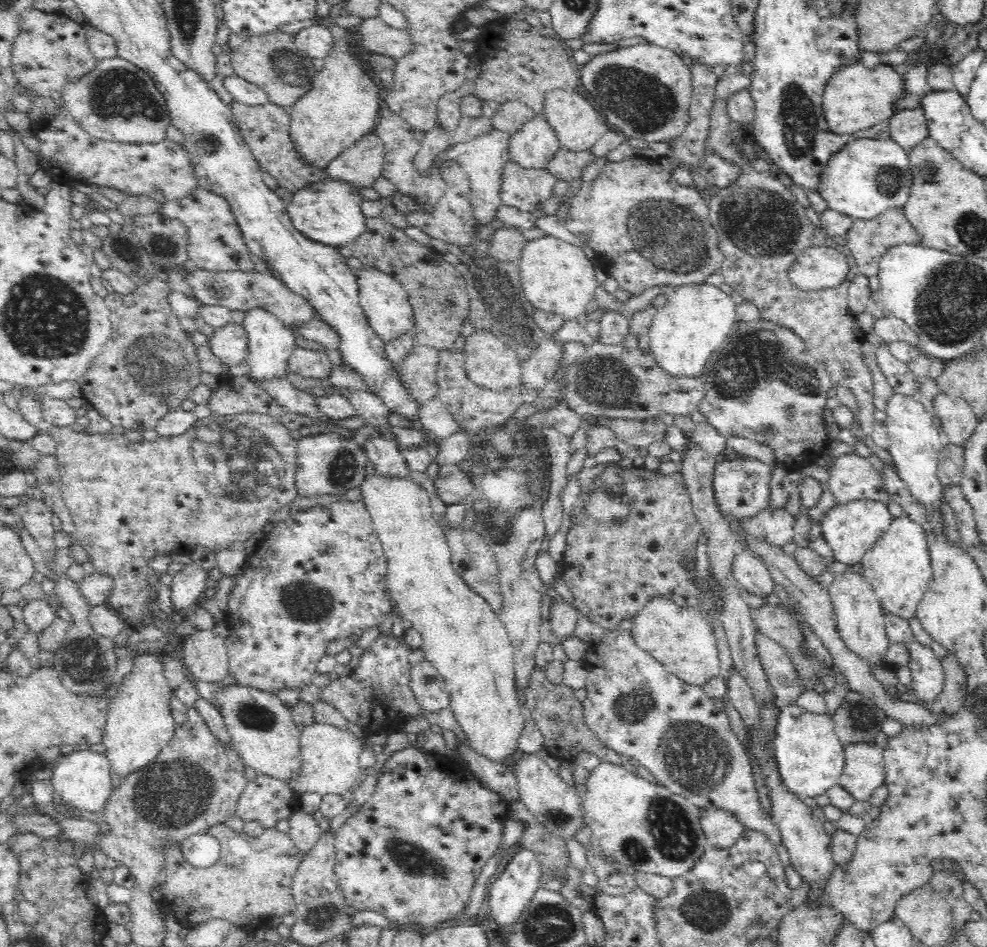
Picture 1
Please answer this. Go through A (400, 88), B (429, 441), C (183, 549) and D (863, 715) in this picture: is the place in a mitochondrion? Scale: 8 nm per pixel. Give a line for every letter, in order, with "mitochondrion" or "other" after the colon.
A: other
B: other
C: other
D: mitochondrion

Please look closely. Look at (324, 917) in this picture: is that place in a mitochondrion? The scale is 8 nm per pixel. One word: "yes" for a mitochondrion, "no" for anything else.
yes

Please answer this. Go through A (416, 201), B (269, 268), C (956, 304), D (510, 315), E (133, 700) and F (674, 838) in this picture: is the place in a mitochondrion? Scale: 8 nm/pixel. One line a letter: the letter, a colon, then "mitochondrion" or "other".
A: other
B: other
C: mitochondrion
D: mitochondrion
E: other
F: mitochondrion

